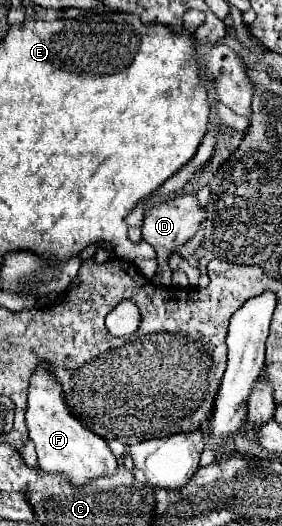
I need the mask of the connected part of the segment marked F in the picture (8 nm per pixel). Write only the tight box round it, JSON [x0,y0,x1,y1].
[26,366,118,486]

